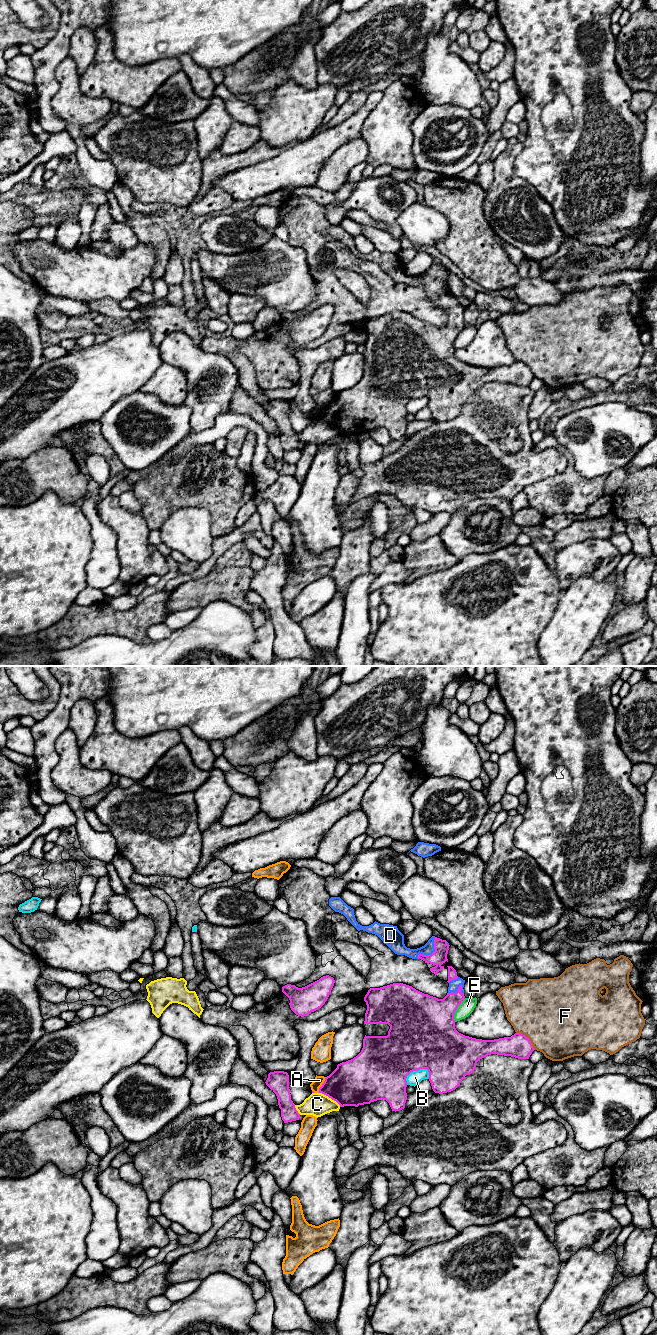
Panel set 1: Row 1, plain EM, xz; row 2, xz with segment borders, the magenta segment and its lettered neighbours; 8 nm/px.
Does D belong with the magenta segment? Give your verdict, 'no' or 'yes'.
yes

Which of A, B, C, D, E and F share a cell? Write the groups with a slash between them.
A / B / C / D / E / F

